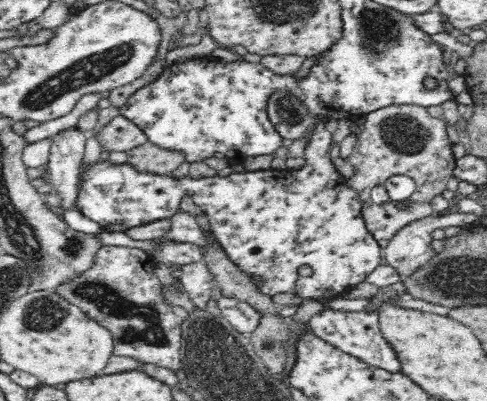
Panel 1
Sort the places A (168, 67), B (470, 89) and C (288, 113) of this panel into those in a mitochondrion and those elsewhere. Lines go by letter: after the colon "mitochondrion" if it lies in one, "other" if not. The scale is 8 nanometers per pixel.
A: other
B: other
C: mitochondrion

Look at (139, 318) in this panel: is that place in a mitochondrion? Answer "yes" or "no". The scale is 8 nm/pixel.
yes

